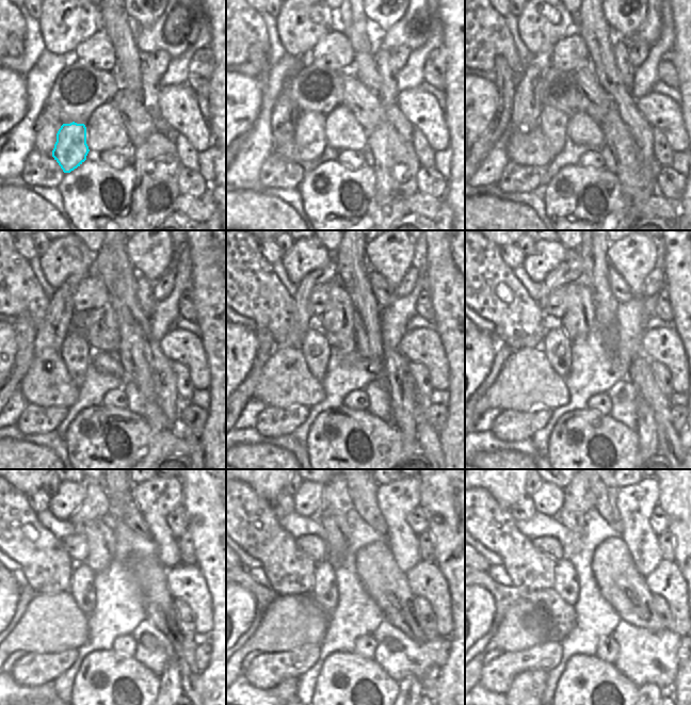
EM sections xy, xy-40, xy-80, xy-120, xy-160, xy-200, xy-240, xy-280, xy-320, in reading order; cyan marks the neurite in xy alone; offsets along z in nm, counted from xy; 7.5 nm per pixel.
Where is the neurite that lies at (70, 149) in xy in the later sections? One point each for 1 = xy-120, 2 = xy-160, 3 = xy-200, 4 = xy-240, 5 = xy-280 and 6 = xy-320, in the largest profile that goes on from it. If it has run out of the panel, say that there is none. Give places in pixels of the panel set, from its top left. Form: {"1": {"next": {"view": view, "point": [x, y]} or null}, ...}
{"1": {"next": {"view": "xy-120", "point": [76, 352]}}, "2": {"next": {"view": "xy-160", "point": [315, 347]}}, "3": {"next": {"view": "xy-200", "point": [556, 345]}}, "4": {"next": {"view": "xy-240", "point": [82, 583]}}, "5": {"next": {"view": "xy-280", "point": [324, 592]}}, "6": {"next": {"view": "xy-320", "point": [565, 583]}}}

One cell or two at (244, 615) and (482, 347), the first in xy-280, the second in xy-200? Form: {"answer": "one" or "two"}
{"answer": "one"}

